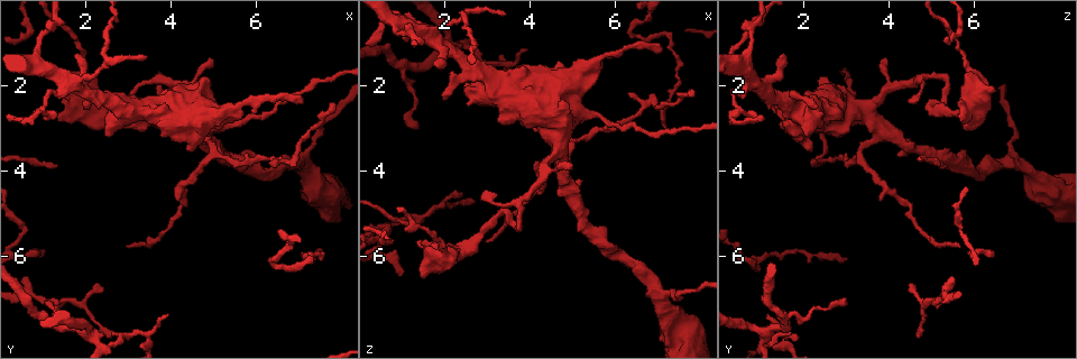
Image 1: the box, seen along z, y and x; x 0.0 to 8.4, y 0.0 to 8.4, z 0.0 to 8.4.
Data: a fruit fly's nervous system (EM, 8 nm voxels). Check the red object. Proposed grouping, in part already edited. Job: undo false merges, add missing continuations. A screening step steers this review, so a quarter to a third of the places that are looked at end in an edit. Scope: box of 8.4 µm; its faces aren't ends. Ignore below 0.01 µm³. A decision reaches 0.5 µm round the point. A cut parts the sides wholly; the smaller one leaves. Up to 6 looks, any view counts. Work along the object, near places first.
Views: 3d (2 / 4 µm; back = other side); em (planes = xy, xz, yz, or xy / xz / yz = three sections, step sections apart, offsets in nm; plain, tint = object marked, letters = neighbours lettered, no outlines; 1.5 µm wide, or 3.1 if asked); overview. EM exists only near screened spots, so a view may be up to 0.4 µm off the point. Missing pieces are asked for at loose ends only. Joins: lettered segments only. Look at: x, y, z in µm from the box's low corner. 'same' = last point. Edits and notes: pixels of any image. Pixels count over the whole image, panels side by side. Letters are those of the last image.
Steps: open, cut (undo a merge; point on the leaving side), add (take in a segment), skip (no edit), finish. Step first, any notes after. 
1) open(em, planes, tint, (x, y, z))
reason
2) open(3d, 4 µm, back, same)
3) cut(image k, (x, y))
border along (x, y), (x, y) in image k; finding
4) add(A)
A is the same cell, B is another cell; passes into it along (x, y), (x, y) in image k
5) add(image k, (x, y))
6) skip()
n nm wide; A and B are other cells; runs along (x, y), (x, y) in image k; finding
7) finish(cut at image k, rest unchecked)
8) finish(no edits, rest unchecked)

open(3d, 2 µm, (1.00, 6.00, 6.45))
thin end

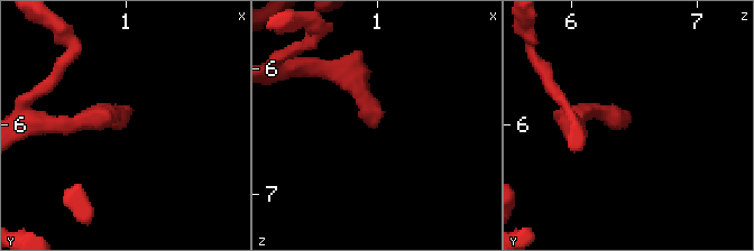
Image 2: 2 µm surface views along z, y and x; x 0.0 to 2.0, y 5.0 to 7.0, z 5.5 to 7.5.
open(em, planes, letters, (1.00, 5.98, 6.44))

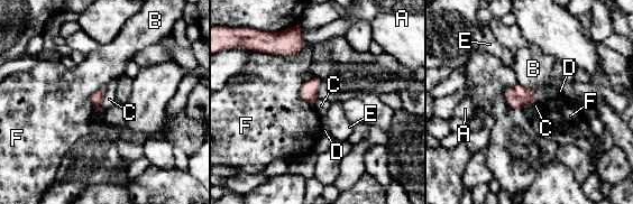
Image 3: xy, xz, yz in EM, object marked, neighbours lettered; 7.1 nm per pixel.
add(D)
F touches over 360 nm; D is the same cell, A, B, C, E and F are other cells; passes into it along (517, 96), (535, 94), (550, 90) in image 3; it goes on there

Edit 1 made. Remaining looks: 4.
open(3d, 4 µm, back, (3.05, 5.80, 5.70))
end of a long branch

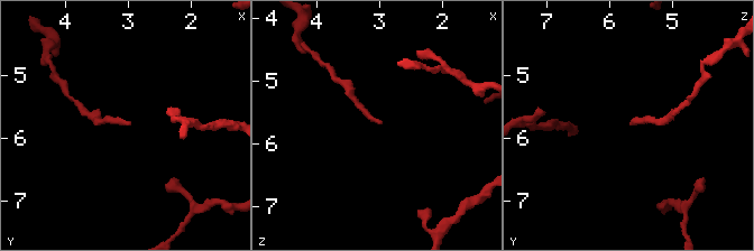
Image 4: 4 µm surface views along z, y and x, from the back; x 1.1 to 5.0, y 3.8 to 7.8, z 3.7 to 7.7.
open(em, yz, step 4, tint, (3.00, 5.75, 5.70))
shape alone is not enough

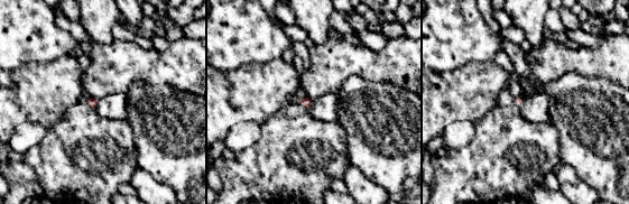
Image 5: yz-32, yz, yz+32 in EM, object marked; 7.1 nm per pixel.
open(em, planes, letters, same)

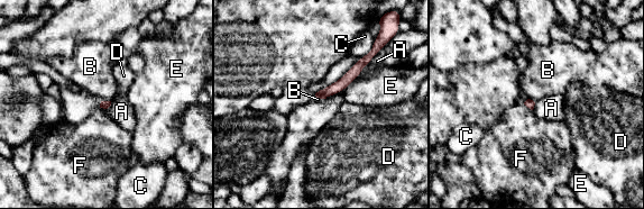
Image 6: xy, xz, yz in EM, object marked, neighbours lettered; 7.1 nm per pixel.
skip()
A, B, C, D, E and F are other cells; border along (379, 50), (359, 74) in image 6; no lettered segment goes on from it

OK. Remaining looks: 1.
finish(add at image 3, rest unchecked)

